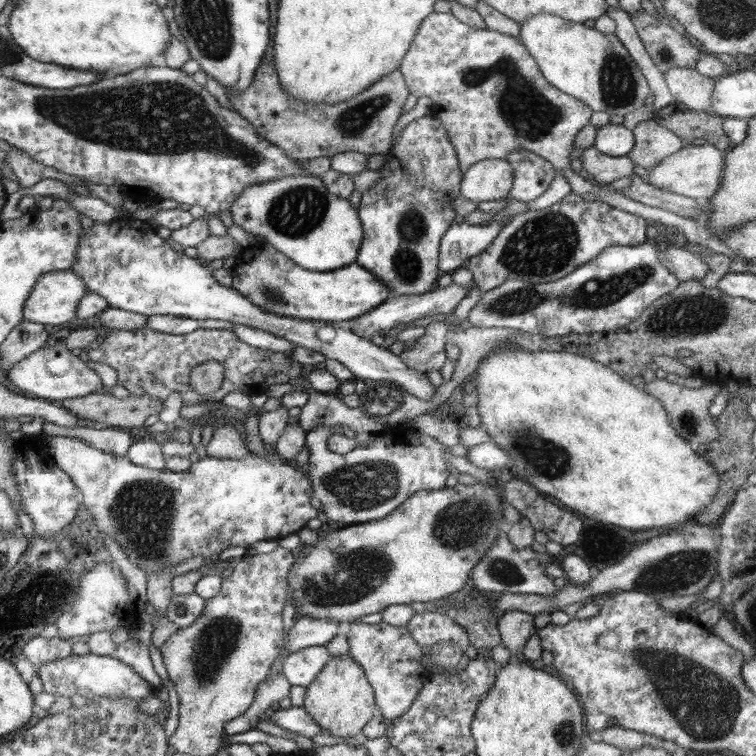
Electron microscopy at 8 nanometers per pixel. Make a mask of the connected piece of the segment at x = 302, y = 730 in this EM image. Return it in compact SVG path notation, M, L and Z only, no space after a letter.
M292 707L288 710L276 708L268 714L267 719L284 730L310 739L324 732L324 729L310 717L303 707Z

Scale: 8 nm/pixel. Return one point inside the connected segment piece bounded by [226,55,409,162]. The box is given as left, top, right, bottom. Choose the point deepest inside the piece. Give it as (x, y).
(305, 130)

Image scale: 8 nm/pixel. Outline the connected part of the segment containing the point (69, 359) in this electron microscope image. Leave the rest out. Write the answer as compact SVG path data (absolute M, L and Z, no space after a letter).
M56 345L37 350L30 357L14 364L9 371L8 380L22 394L40 399L80 398L87 394L100 392L103 387L102 378L94 370L88 368L84 356L74 356L70 349L62 349Z

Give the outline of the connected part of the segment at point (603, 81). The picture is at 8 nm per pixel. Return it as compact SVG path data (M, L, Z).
M537 14L520 25L521 43L536 58L545 79L596 112L625 117L650 96L646 76L615 33L598 32L560 16Z

